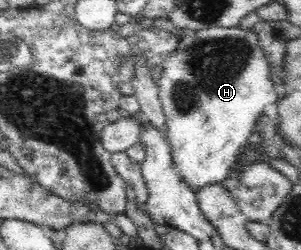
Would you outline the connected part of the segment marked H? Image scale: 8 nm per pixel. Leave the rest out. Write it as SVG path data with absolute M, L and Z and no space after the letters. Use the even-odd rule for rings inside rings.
M214 25L198 29L192 35L186 34L178 38L176 49L166 57L160 70L158 95L165 113L173 164L190 190L223 182L237 159L240 147L247 143L248 137L255 131L256 122L265 113L266 105L276 104L280 99L270 78L274 69L259 44L258 34L252 27L242 29L239 25Z

